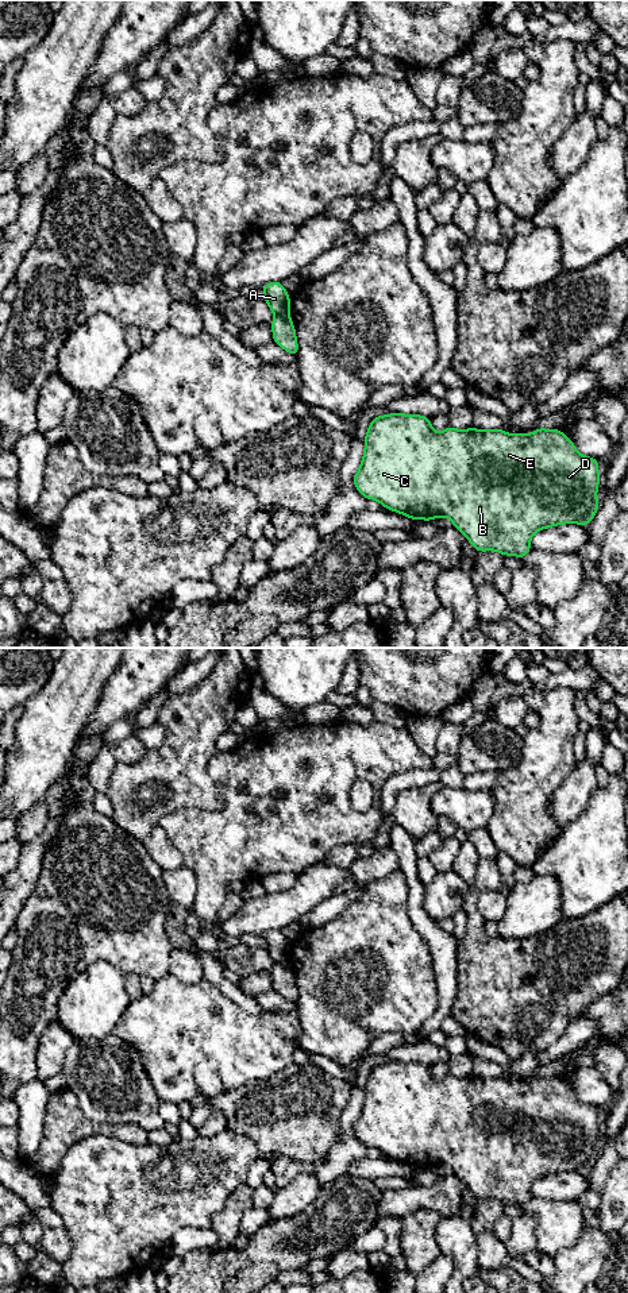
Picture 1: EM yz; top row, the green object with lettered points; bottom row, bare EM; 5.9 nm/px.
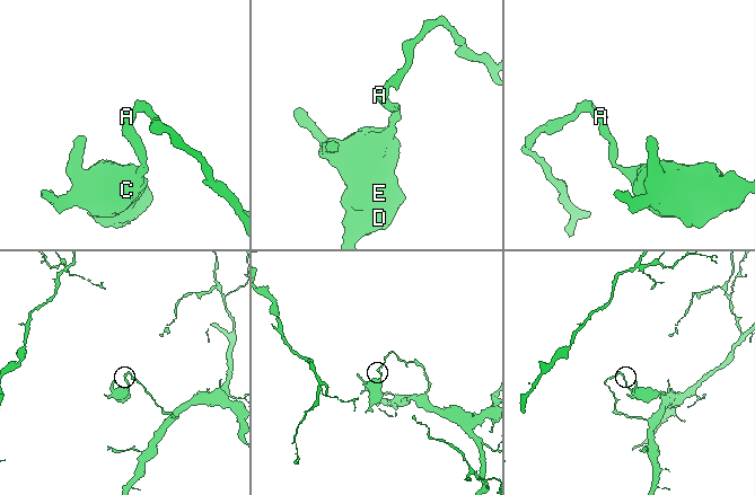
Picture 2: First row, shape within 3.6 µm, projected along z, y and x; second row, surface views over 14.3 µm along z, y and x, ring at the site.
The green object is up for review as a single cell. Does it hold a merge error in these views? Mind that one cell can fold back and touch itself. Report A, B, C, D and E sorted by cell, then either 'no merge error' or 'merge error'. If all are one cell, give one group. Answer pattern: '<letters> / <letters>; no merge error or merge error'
A / B C D E; merge error

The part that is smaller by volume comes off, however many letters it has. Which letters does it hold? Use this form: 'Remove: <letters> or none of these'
Remove: B, C, D, E

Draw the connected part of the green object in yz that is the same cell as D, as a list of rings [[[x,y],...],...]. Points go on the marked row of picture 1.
[[[390,413],[371,420],[363,445],[365,453],[359,470],[354,475],[354,486],[366,499],[375,499],[382,507],[404,514],[412,521],[416,518],[432,521],[436,517],[447,517],[478,552],[497,551],[504,556],[513,555],[523,559],[531,551],[531,537],[535,532],[562,524],[582,524],[587,526],[600,506],[597,502],[597,487],[600,485],[598,459],[581,455],[574,443],[559,429],[543,429],[539,427],[531,435],[509,435],[504,429],[481,431],[469,428],[459,431],[448,425],[443,432],[436,433],[431,427],[429,417]]]

